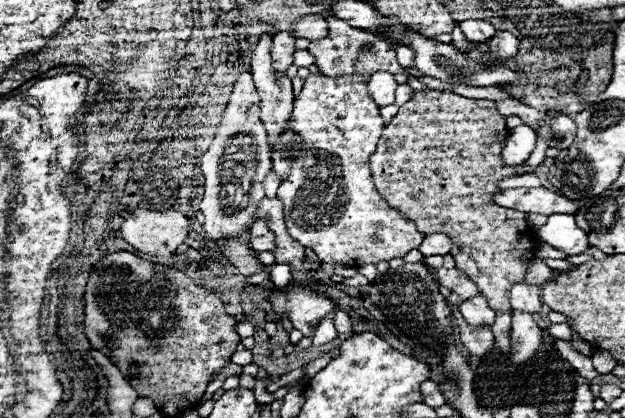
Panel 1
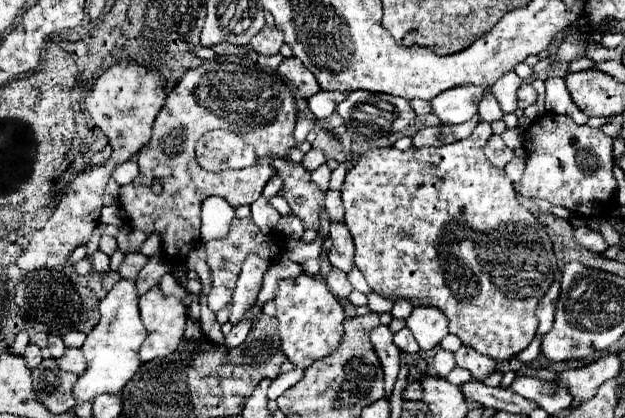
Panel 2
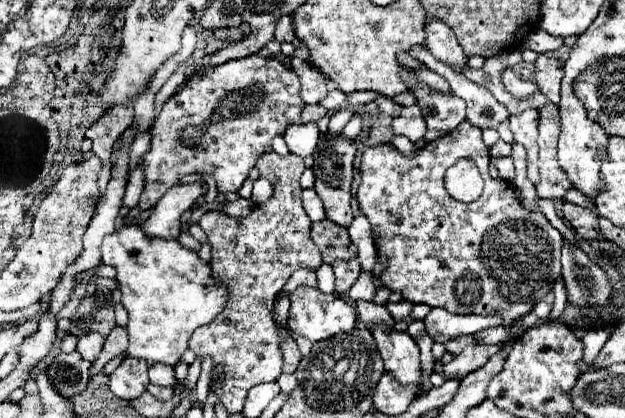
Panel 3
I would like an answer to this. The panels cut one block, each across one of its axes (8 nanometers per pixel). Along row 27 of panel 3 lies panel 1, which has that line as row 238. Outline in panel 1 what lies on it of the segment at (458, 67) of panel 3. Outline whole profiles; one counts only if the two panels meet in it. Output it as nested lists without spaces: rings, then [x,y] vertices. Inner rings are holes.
[[[430,234],[424,238],[424,242],[418,246],[418,250],[424,256],[444,256],[446,252],[450,252],[450,238],[444,234]]]

